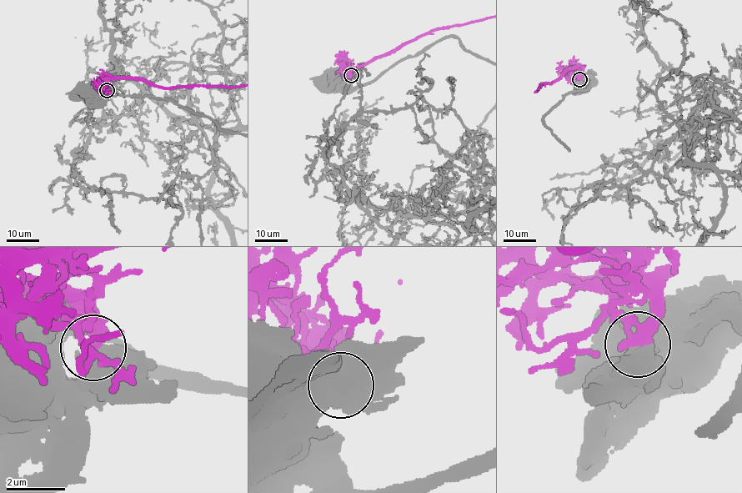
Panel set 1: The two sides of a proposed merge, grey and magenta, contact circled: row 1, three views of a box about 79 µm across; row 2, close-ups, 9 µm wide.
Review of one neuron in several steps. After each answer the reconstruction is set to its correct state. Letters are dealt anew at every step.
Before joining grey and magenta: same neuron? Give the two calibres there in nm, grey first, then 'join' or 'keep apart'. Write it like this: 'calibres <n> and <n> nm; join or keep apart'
calibres 750 and 380 nm; keep apart

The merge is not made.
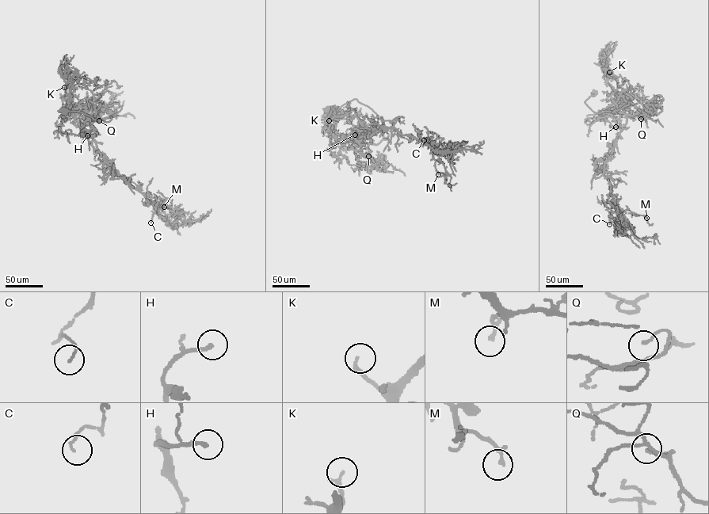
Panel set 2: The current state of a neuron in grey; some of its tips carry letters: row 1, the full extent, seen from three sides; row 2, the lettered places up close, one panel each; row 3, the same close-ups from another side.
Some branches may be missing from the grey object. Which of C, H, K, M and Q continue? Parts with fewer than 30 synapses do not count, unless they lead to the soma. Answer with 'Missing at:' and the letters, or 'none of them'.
Missing at: H, K

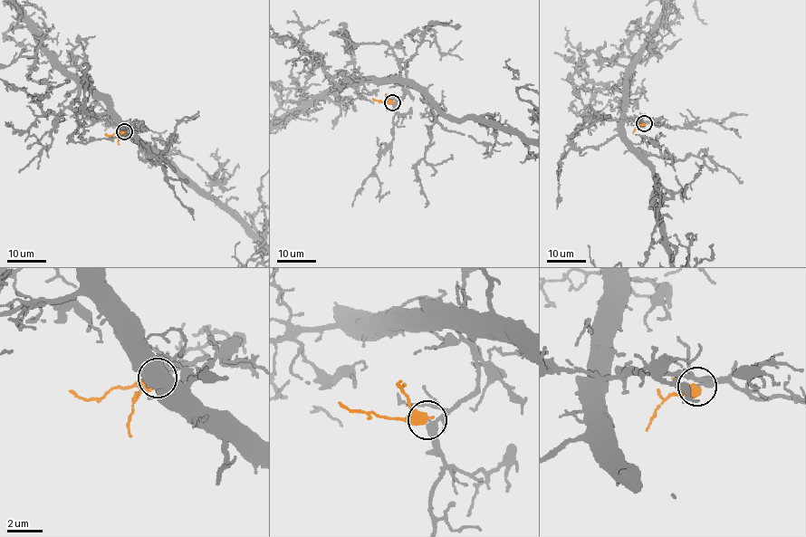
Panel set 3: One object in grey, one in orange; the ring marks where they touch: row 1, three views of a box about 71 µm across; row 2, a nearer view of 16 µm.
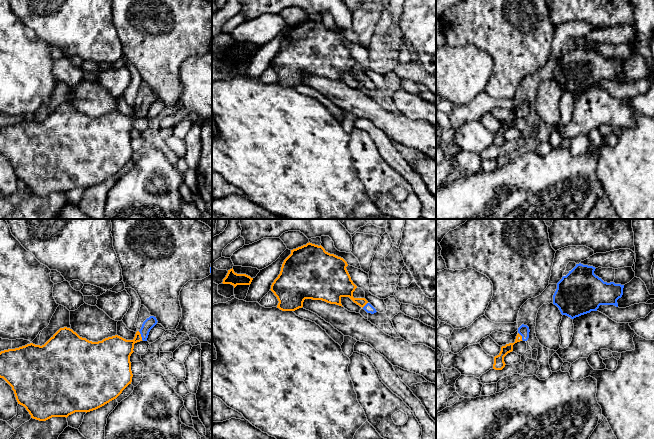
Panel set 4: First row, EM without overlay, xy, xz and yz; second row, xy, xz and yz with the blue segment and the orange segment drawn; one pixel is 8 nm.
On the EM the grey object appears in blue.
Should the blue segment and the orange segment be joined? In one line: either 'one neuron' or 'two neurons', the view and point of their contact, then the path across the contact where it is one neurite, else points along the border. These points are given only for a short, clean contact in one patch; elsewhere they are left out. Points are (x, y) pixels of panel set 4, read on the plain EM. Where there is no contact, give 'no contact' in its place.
one neuron; contact xy (141, 111); way xy (149, 99), (141, 111), (124, 124), (115, 127)

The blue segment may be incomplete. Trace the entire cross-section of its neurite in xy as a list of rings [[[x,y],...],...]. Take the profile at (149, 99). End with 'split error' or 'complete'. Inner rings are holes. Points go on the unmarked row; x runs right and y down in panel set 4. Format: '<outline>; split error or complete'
[[[154,92],[147,94],[133,116],[118,111],[102,117],[92,118],[80,113],[72,105],[60,104],[44,121],[33,119],[0,128],[0,154],[3,154],[14,167],[18,180],[24,182],[31,194],[46,197],[52,193],[68,193],[75,188],[90,188],[116,175],[132,158],[130,132],[134,120],[147,117],[150,106],[157,100]]]; split error

